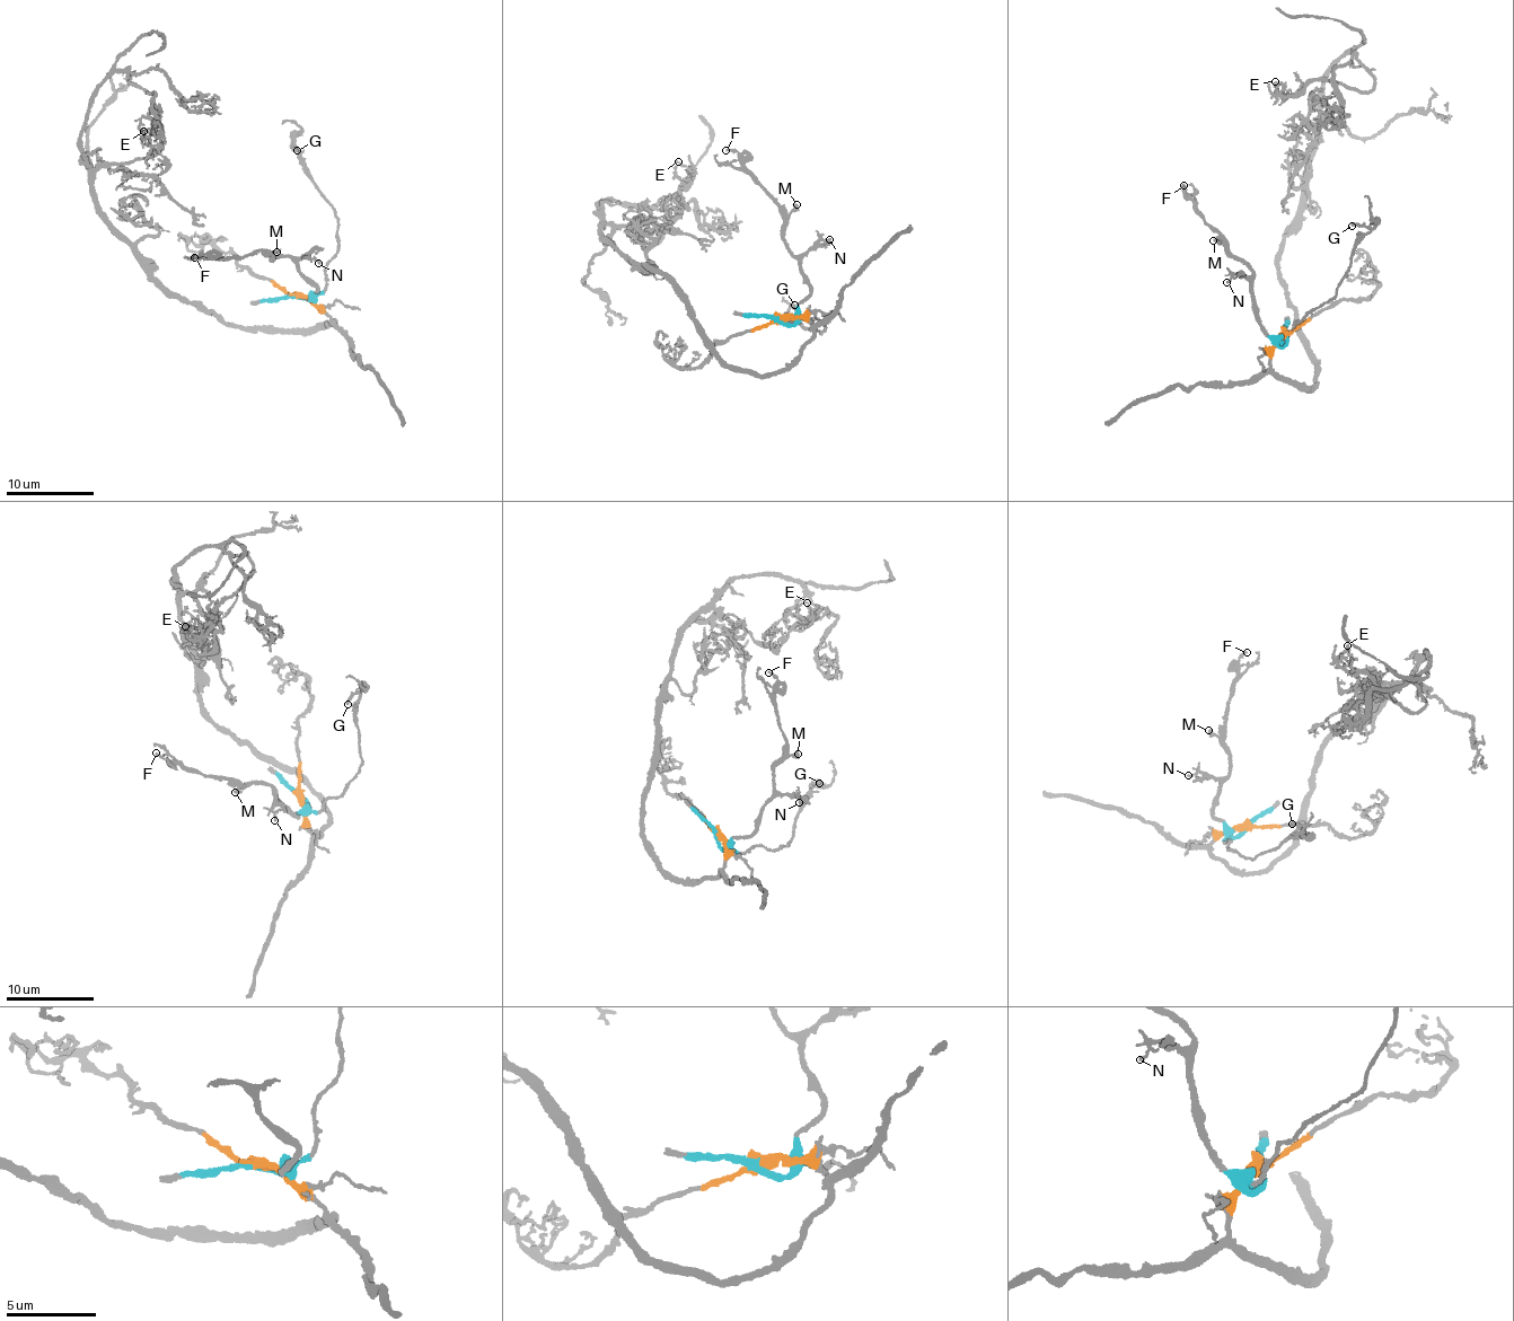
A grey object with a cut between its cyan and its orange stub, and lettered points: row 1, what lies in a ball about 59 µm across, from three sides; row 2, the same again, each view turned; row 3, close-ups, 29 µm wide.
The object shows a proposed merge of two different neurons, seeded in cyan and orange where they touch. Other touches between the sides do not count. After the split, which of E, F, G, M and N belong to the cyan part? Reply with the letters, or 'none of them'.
F, G, M, N

